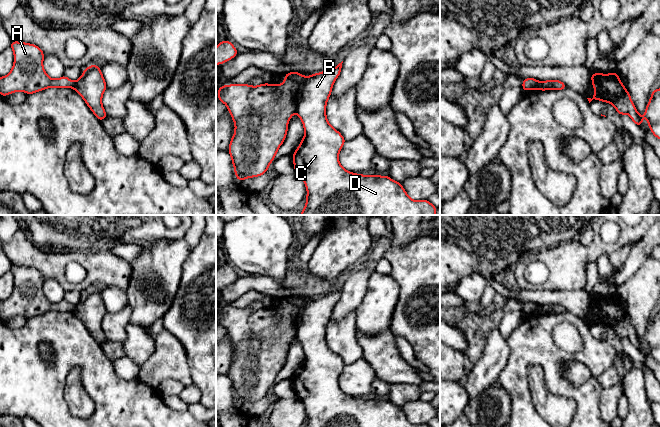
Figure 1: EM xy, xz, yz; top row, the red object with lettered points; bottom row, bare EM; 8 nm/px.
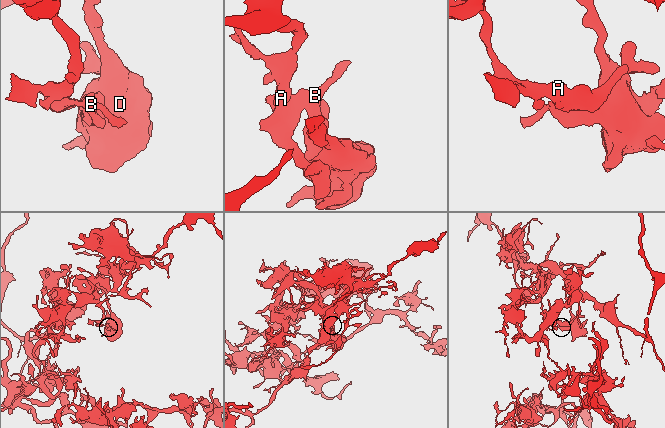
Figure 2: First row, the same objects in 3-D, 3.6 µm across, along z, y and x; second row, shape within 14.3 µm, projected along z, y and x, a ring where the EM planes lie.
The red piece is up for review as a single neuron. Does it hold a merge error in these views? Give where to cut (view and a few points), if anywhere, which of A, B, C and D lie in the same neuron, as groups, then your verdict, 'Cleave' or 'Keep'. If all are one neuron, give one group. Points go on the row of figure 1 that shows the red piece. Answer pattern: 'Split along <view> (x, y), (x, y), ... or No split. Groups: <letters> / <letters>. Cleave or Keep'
Split along xz (305, 78), (297, 95), (297, 109), (295, 111). Groups: A / B C D. Cleave

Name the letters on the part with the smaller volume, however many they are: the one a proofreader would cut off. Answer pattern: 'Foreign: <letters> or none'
Foreign: B, C, D

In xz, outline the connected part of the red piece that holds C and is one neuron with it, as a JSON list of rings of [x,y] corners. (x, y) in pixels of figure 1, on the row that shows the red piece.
[[[342,63],[333,69],[307,76],[299,90],[296,113],[304,126],[304,137],[293,155],[294,170],[304,180],[307,197],[305,208],[300,215],[436,215],[437,208],[428,200],[415,201],[404,190],[401,183],[392,180],[389,176],[361,175],[345,170],[338,155],[346,142],[339,131],[334,129],[326,117],[326,104],[331,95],[335,80],[341,72]]]

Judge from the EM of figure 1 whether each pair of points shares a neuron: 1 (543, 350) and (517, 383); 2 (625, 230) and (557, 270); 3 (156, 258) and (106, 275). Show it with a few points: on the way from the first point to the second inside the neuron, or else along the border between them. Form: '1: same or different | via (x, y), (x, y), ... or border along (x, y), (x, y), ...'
1: same | via (534, 355), (517, 374)
2: same | via (613, 247), (597, 248), (589, 254), (575, 256)
3: different | border along (130, 261), (131, 280), (126, 289)

